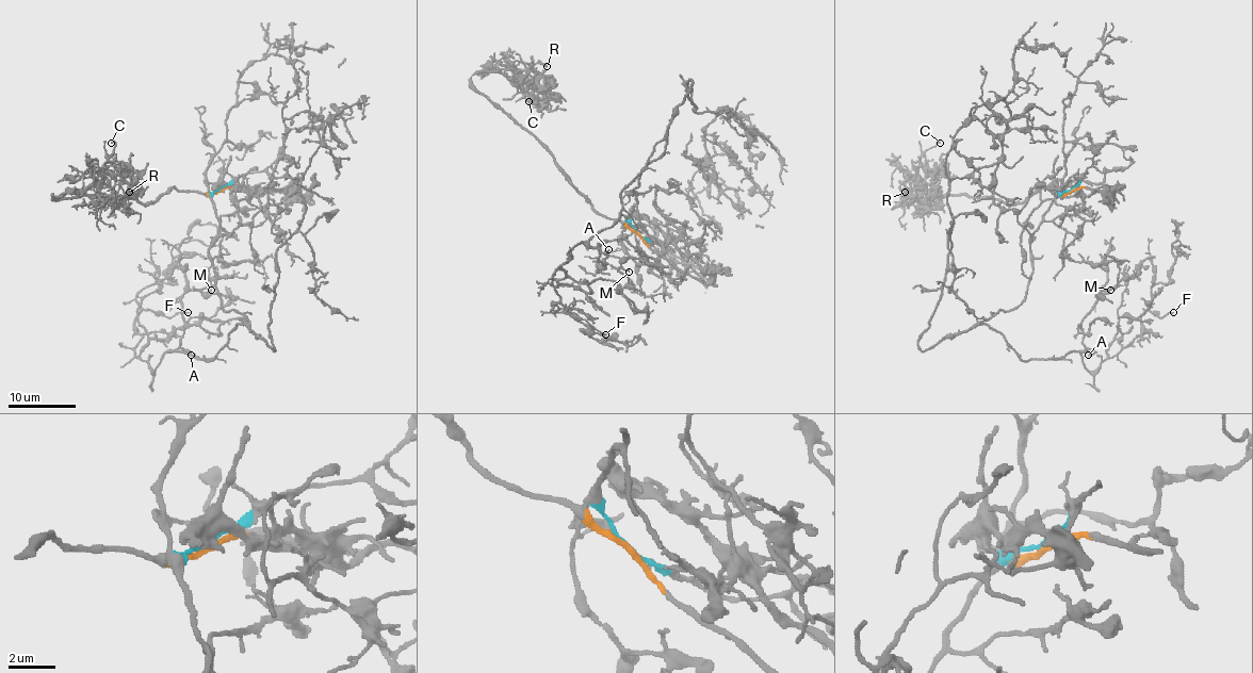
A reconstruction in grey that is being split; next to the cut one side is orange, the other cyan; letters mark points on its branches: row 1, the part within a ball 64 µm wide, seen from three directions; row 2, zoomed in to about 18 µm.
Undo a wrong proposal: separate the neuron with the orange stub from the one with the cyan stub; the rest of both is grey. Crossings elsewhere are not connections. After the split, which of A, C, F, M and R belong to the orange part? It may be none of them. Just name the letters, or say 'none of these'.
C, R

